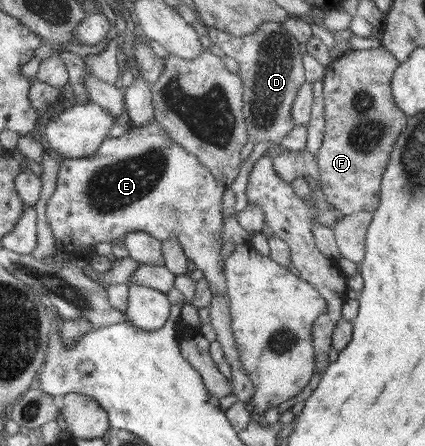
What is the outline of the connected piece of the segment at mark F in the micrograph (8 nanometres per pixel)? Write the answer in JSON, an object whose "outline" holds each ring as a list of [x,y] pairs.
{"outline":[[[383,46],[351,50],[327,65],[322,79],[324,137],[316,158],[327,206],[334,206],[342,216],[360,210],[374,212],[379,206],[382,176],[393,144],[408,122],[395,104],[390,85],[399,65]]]}

